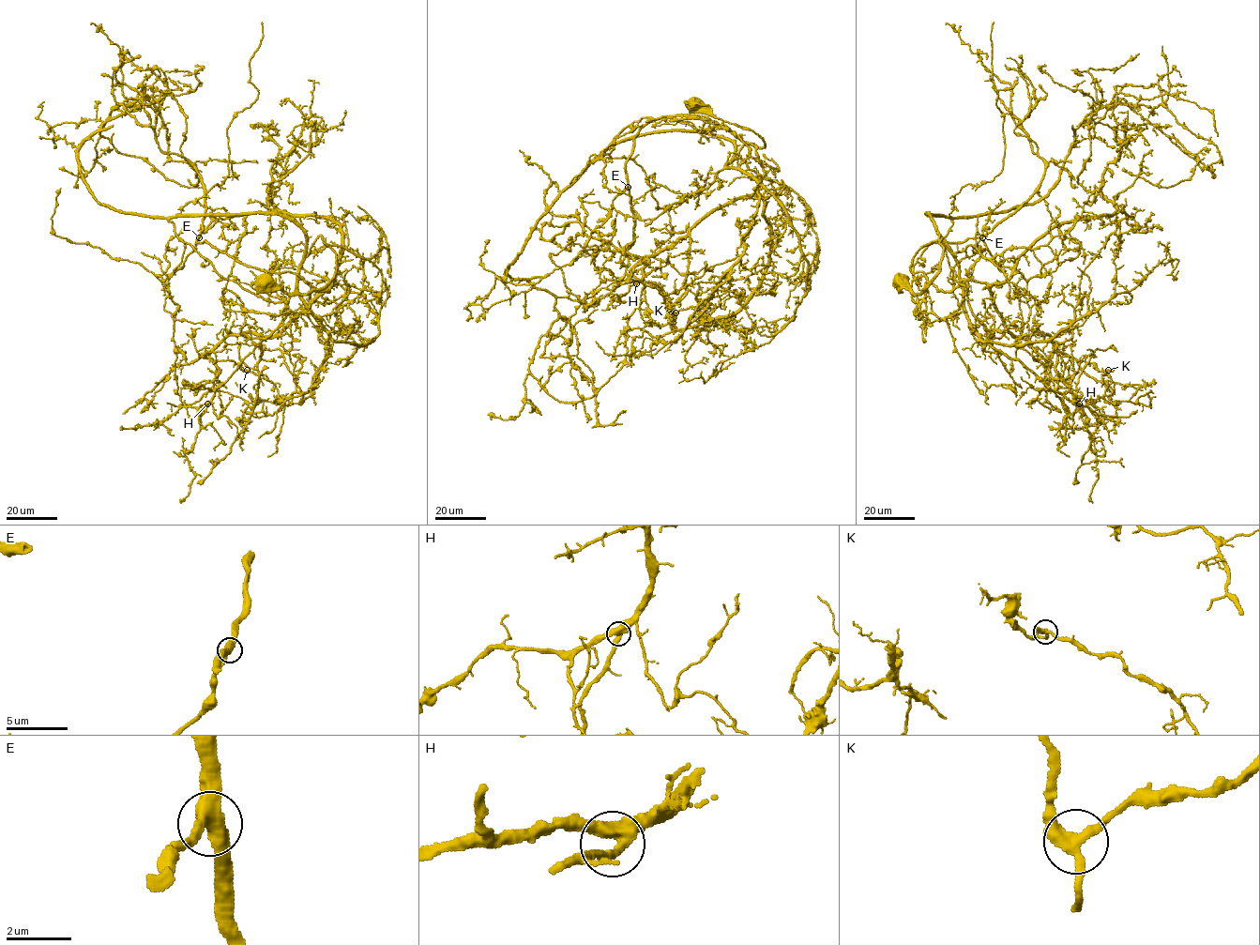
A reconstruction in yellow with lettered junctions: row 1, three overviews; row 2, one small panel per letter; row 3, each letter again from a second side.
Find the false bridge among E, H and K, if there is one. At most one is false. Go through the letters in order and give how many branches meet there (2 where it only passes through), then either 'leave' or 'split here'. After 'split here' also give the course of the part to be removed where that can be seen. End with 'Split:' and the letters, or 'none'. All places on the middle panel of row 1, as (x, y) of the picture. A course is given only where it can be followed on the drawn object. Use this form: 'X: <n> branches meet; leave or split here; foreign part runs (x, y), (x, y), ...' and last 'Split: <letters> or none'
E: 3 branches meet; leave
H: 3 branches meet; leave
K: 3 branches meet; split here; foreign part runs (675, 312), (630, 271), (754, 194), (755, 146), (698, 115), (644, 125), (622, 250), (550, 213), (519, 150)
Split: K

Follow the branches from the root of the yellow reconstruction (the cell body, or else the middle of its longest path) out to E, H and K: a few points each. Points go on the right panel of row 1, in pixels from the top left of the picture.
E: (902, 280), (927, 285), (940, 236), (988, 342), (984, 283), (942, 291), (910, 270), (929, 243), (982, 237)
H: (902, 280), (927, 285), (940, 236), (974, 331), (989, 340), (991, 296), (1013, 335), (1050, 337), (1079, 403)
K: (902, 280), (915, 293), (927, 285), (940, 236), (969, 325), (991, 345), (1061, 393), (1100, 398), (1108, 370)

